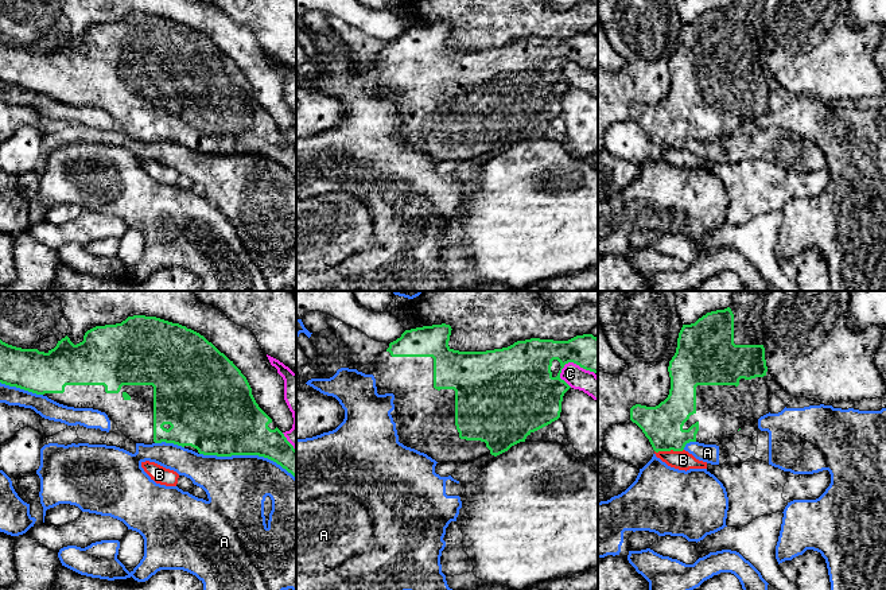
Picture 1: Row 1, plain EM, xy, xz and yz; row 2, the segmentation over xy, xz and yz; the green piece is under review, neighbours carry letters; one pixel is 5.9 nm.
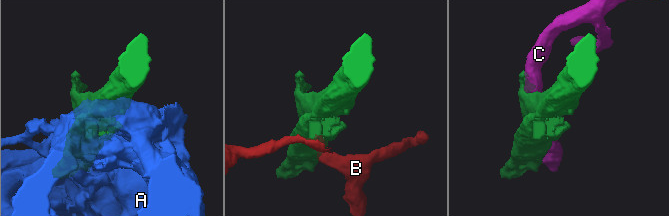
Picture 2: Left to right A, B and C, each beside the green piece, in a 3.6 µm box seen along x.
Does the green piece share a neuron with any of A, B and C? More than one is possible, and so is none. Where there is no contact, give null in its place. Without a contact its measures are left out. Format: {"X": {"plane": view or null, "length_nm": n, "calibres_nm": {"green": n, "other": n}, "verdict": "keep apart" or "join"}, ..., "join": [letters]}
{"A": {"plane": "xy", "length_nm": 600, "calibres_nm": {"green": 420, "other": 360}, "verdict": "keep apart"}, "B": {"plane": "yz", "length_nm": 180, "calibres_nm": {"green": 240, "other": 110}, "verdict": "keep apart"}, "C": {"plane": "xz", "length_nm": 220, "calibres_nm": {"green": 260, "other": 140}, "verdict": "keep apart"}, "join": []}

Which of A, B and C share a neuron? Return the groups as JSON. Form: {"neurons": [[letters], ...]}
{"neurons": [["A"], ["B"], ["C"]]}

